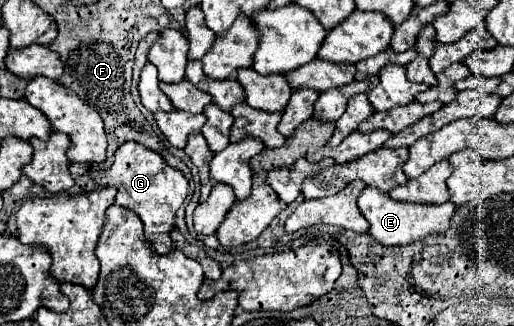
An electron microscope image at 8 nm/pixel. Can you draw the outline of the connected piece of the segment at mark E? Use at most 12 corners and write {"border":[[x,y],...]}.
{"border":[[376,188],[358,198],[370,236],[402,246],[448,230],[456,206],[396,202]]}

